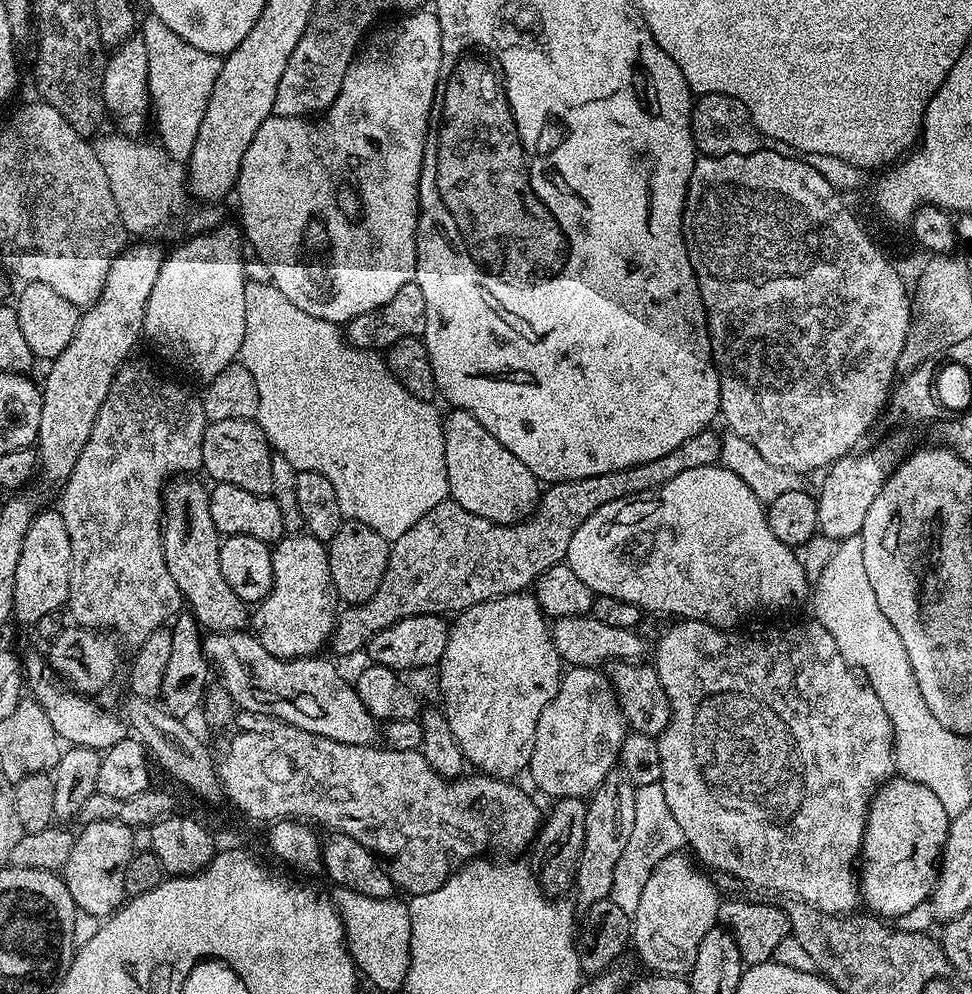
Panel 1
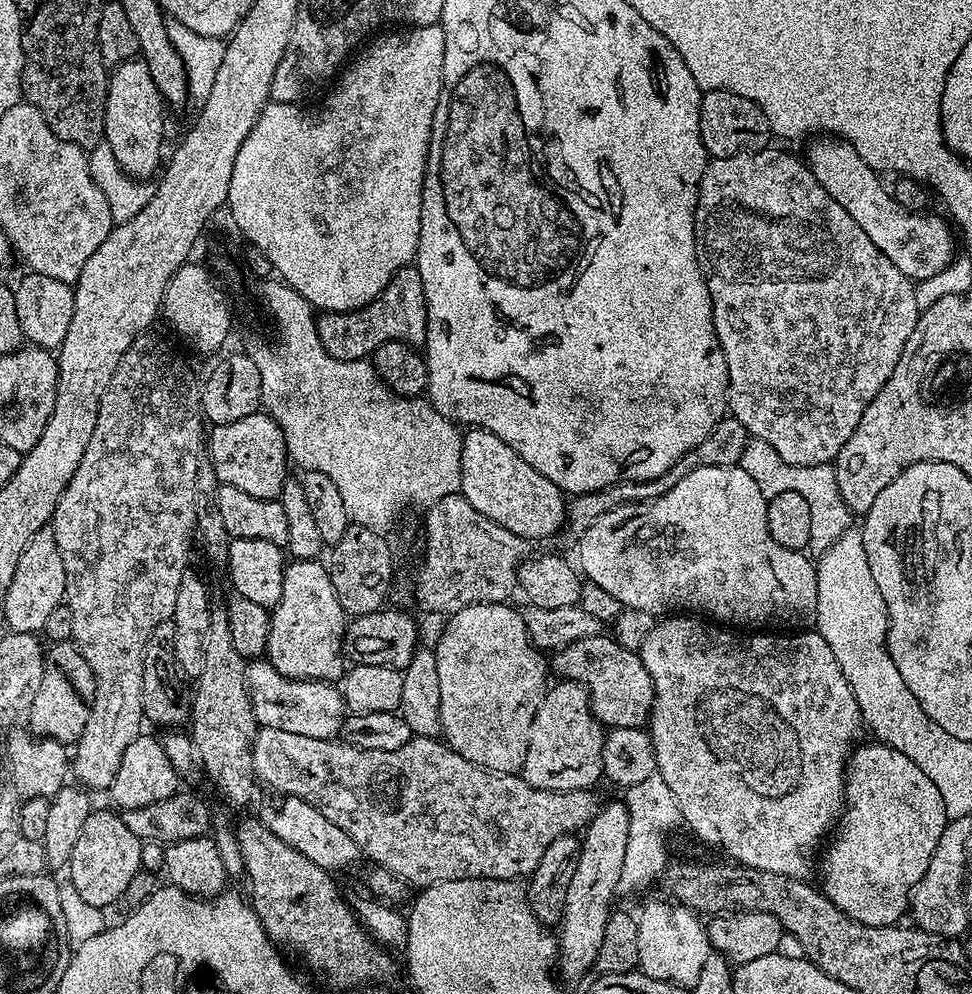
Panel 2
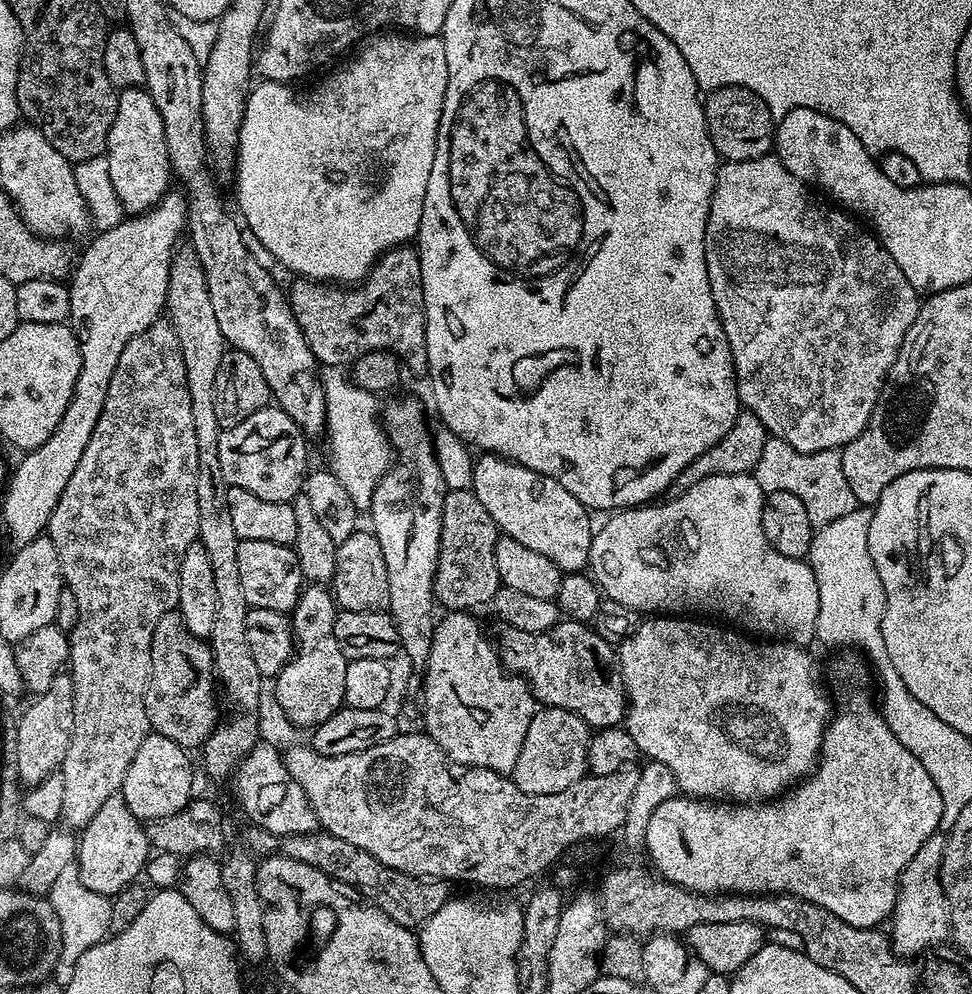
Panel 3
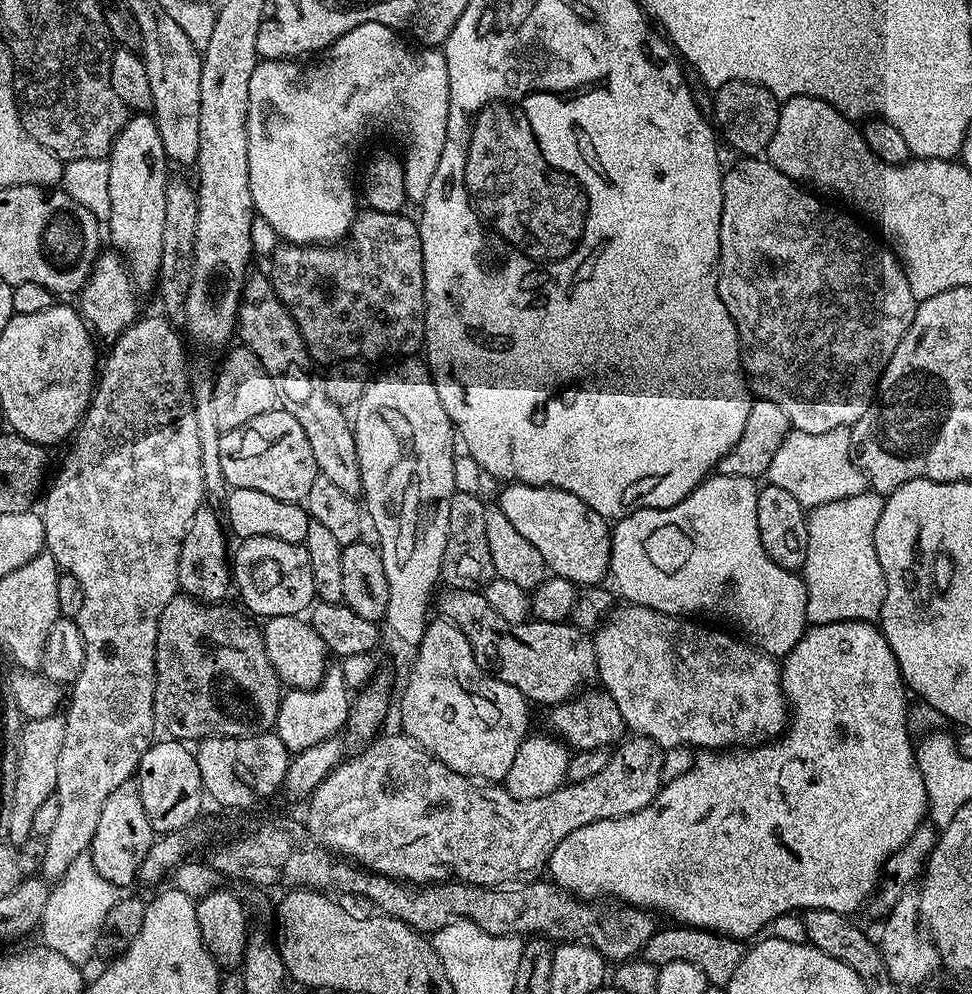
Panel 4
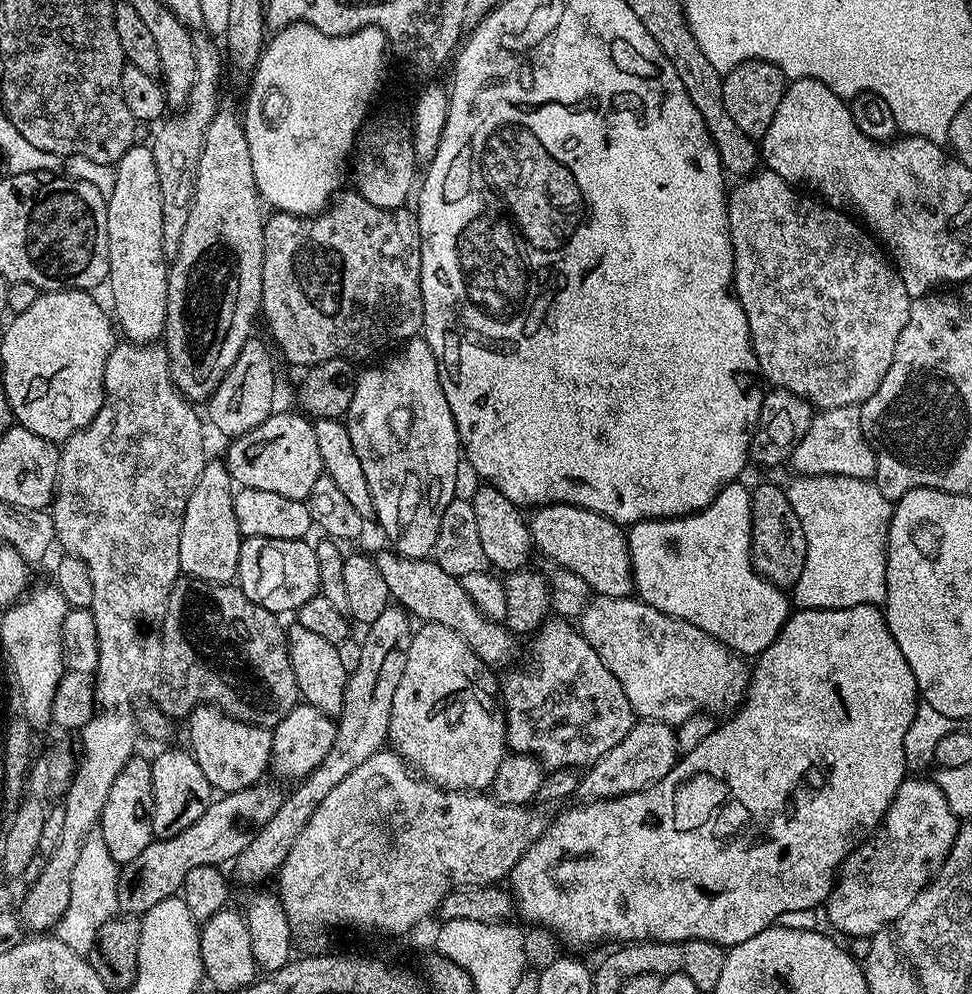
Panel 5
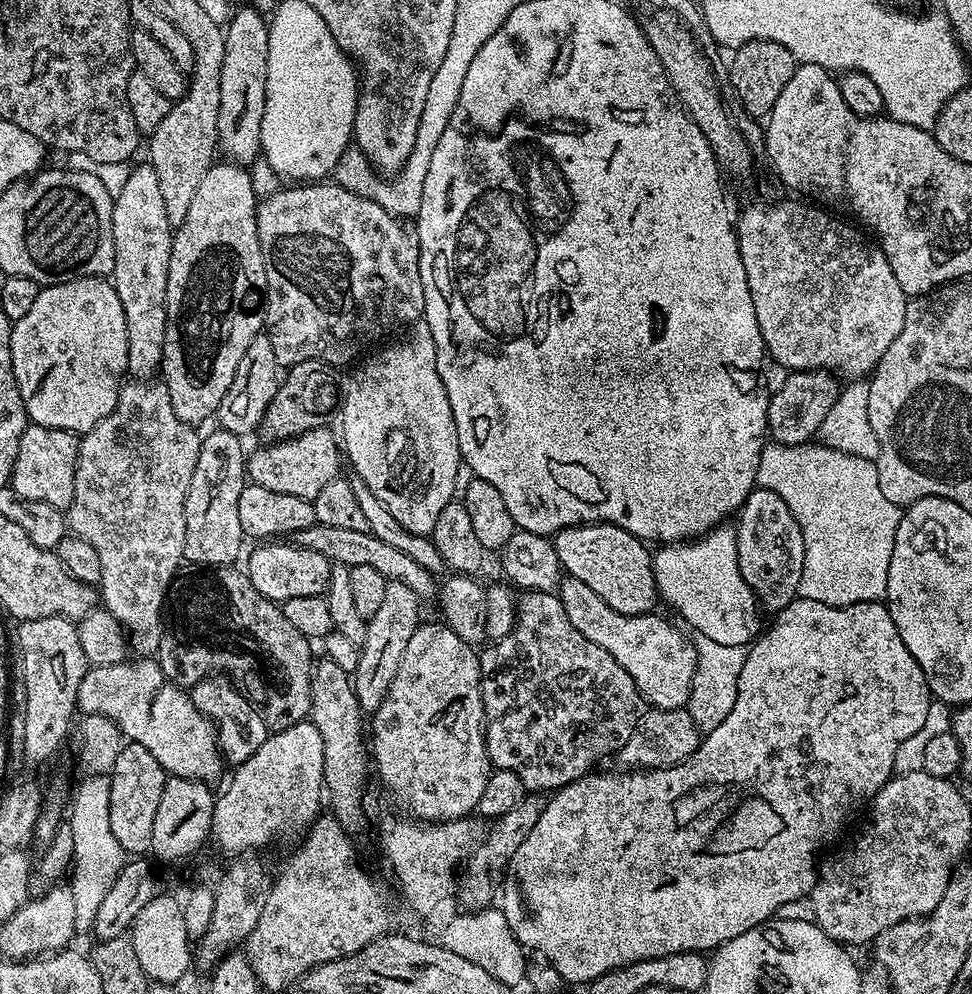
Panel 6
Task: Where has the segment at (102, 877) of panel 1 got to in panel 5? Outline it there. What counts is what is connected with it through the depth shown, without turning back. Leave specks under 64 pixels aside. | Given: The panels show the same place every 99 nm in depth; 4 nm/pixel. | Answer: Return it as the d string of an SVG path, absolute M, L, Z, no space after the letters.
M143 754L131 756L122 766L118 778L114 778L114 786L110 786L110 794L106 798L106 806L98 821L98 836L104 840L110 850L110 857L120 866L133 862L154 840L152 834L152 811L154 810L154 790L152 789L152 760Z

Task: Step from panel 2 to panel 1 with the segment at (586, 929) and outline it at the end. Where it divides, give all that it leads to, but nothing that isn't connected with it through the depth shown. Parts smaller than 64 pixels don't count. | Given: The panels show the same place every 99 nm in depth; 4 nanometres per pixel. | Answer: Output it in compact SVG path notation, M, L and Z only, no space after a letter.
M614 770L602 778L586 803L586 838L582 846L582 858L576 871L575 903L587 906L606 900L610 897L610 886L614 882L614 866L618 866L618 858L622 858L626 845L630 843L630 834L634 830L634 794L636 785L626 778L626 774Z

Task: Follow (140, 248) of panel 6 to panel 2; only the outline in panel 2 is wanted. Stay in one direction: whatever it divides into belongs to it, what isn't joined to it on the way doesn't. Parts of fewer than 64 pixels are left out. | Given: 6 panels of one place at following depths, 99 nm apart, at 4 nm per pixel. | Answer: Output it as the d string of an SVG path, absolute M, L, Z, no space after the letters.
M143 58L127 60L111 69L106 94L103 143L114 150L118 166L122 166L127 176L147 181L152 178L148 176L157 175L162 164L160 151L164 148L164 111L164 99L158 86L154 86L154 78L150 78L150 66L146 66Z

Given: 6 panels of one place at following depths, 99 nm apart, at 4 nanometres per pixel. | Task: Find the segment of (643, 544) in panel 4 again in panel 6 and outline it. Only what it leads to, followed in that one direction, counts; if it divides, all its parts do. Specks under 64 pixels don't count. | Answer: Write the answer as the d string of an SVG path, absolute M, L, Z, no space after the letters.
M717 526L702 536L666 544L657 549L652 558L657 597L663 603L665 600L693 628L696 636L705 636L710 638L710 642L718 642L722 646L751 645L762 631L762 623L760 624L762 609L756 603L756 595L752 593L750 586L746 586L746 578L742 578L742 570L738 570L735 527Z

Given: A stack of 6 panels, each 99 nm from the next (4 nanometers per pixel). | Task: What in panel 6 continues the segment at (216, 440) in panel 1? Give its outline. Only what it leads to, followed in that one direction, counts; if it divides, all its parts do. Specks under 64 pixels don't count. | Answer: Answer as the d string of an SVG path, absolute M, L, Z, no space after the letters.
M331 427L306 430L287 440L265 443L256 453L246 460L246 476L251 483L266 486L266 490L278 490L278 494L294 494L294 498L315 500L330 481L341 475L342 444L331 432Z

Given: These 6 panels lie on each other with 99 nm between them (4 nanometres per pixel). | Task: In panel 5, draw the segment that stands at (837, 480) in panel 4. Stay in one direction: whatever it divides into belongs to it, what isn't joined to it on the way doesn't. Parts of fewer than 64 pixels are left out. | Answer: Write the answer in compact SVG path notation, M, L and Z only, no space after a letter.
M859 405L827 408L813 415L810 428L791 454L790 464L799 475L873 479L877 460L862 430Z

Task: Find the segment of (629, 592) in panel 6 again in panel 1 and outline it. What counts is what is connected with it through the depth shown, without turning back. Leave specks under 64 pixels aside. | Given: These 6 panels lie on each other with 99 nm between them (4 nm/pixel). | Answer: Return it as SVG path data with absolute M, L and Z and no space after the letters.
M452 408L443 417L444 445L446 446L446 478L451 500L458 502L462 510L478 514L499 524L518 524L527 520L534 511L534 502L542 495L541 481L536 479L478 418L466 410Z

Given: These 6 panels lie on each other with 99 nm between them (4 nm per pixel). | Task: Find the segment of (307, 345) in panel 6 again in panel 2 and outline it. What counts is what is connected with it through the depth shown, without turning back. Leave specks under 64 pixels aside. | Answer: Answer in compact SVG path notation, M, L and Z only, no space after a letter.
M414 266L398 270L391 282L384 287L382 294L371 300L365 308L357 308L354 312L326 312L317 315L316 329L322 346L339 360L363 360L371 357L378 346L391 340L401 340L403 344L413 346L423 345L428 329L428 299L422 290L422 274L418 274Z

